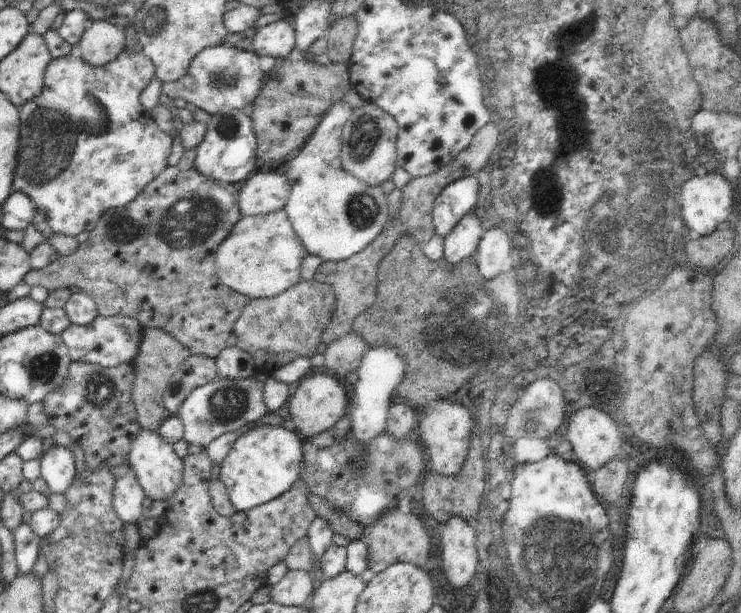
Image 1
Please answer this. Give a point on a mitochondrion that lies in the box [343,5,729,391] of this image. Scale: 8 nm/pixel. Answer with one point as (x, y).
(620, 241)

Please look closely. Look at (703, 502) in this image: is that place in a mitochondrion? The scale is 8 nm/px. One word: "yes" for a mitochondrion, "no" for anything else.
no

